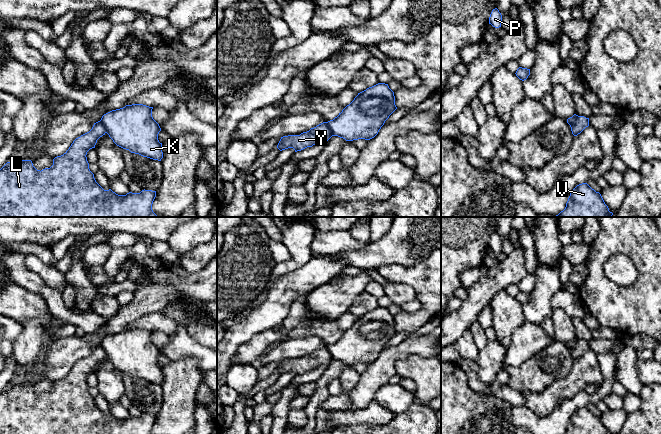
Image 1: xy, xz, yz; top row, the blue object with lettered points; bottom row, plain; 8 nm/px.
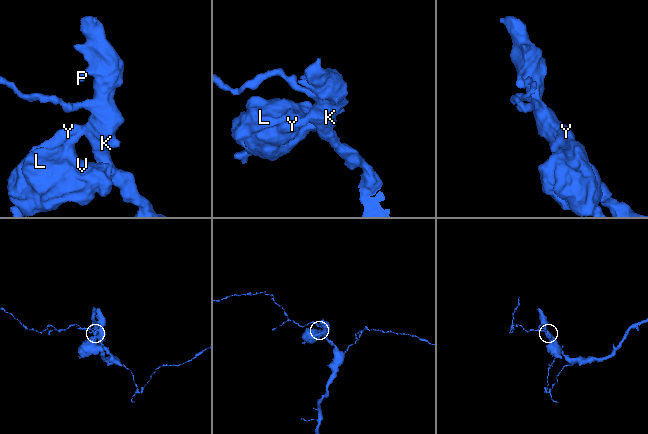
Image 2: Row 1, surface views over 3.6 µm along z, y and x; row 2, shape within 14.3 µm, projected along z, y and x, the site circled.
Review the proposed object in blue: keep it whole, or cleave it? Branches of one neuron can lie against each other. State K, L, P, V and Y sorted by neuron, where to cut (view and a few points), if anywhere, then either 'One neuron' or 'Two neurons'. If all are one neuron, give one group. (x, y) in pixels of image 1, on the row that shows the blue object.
Groups: K P / L V Y. Split along xz (326, 122), (333, 135). Two neurons

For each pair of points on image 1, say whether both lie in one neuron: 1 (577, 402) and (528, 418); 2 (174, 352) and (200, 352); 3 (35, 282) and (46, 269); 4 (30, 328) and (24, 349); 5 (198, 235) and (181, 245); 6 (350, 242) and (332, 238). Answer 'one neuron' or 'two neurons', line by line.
1: one neuron
2: one neuron
3: two neurons
4: one neuron
5: one neuron
6: one neuron

